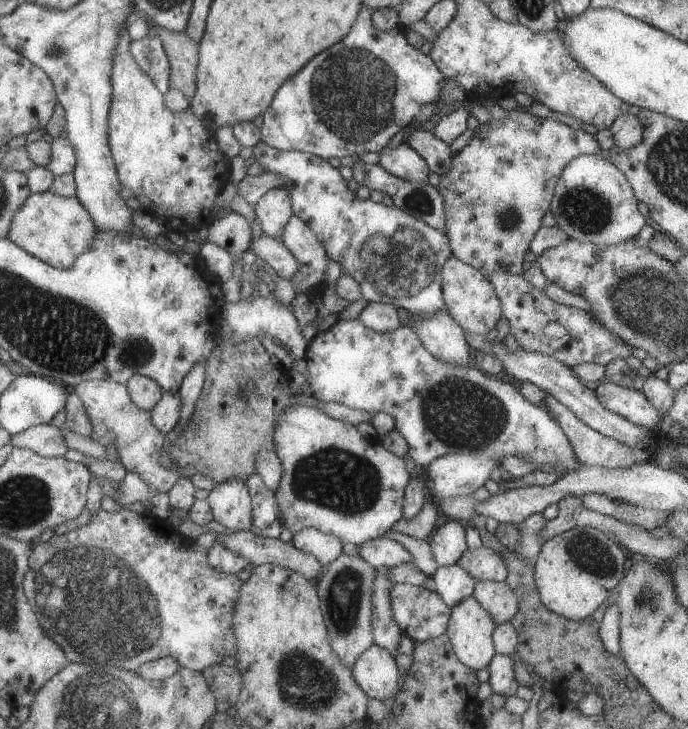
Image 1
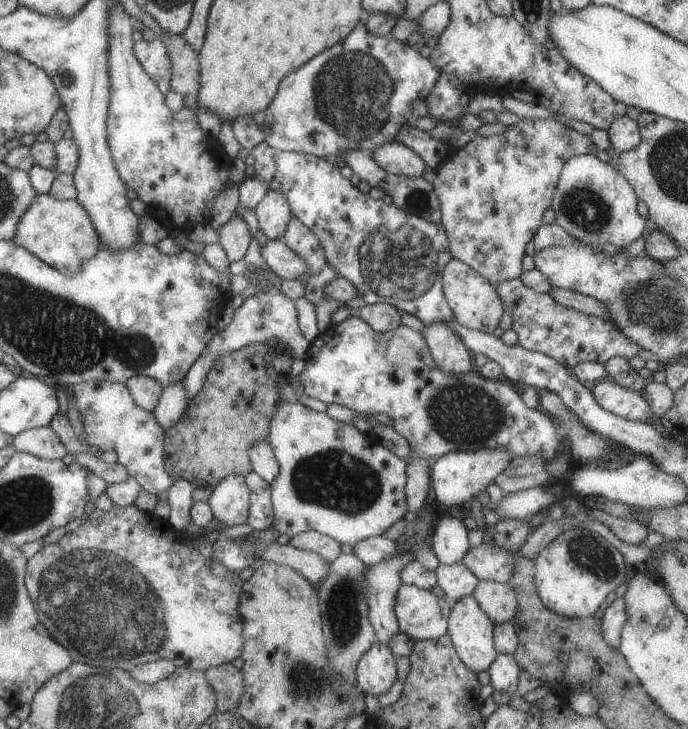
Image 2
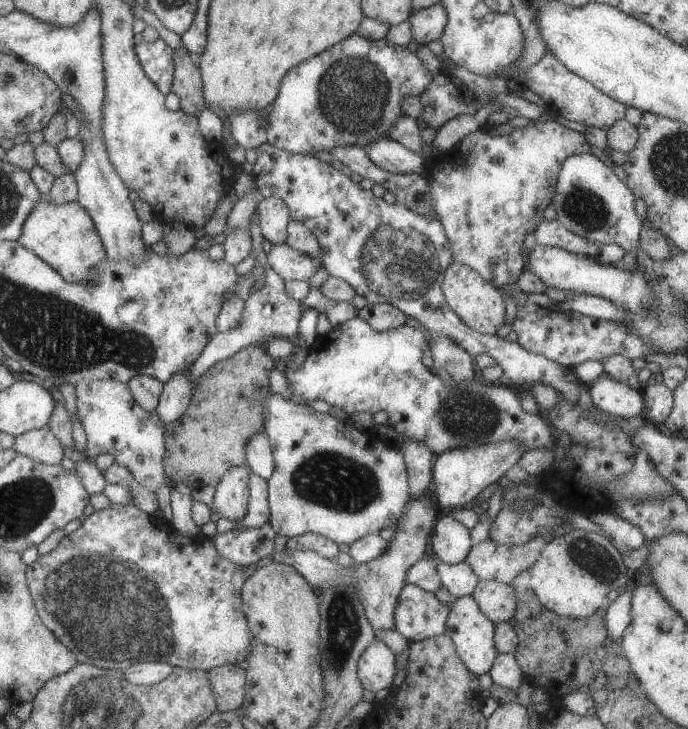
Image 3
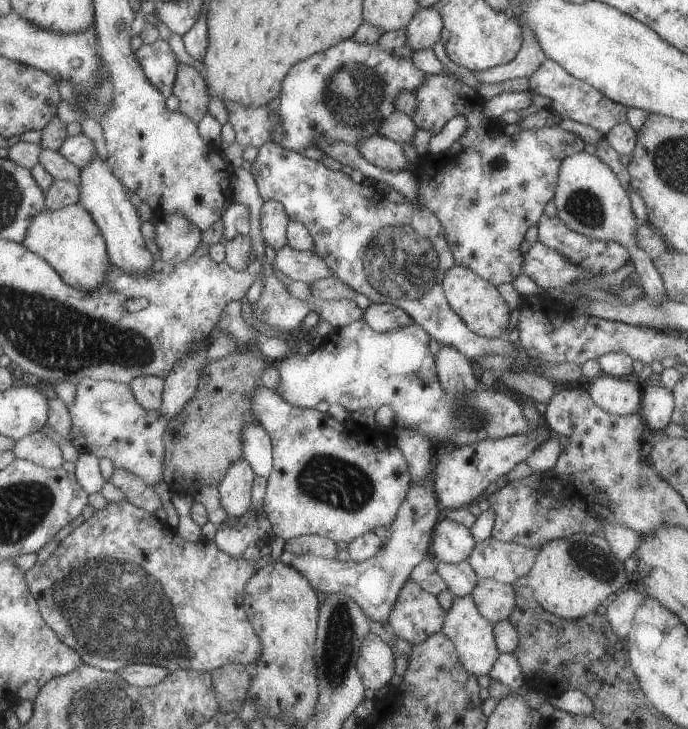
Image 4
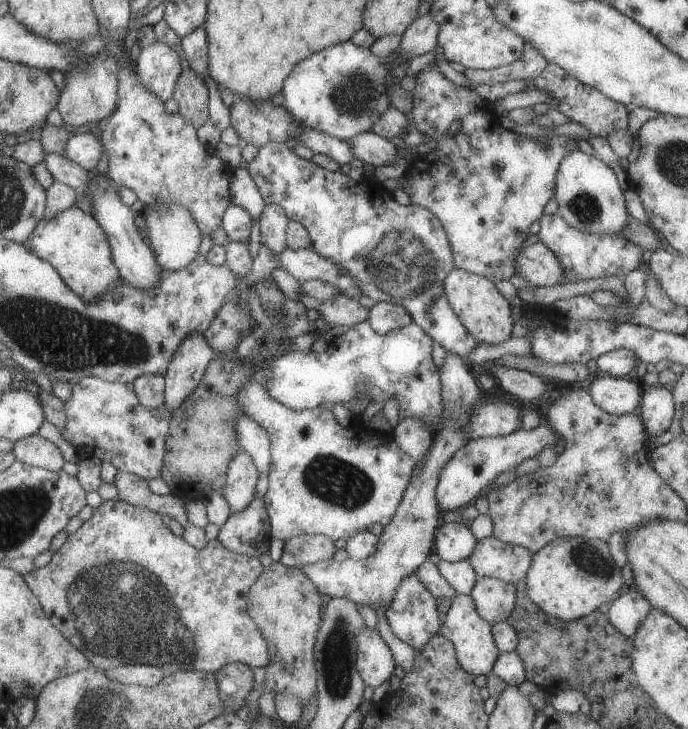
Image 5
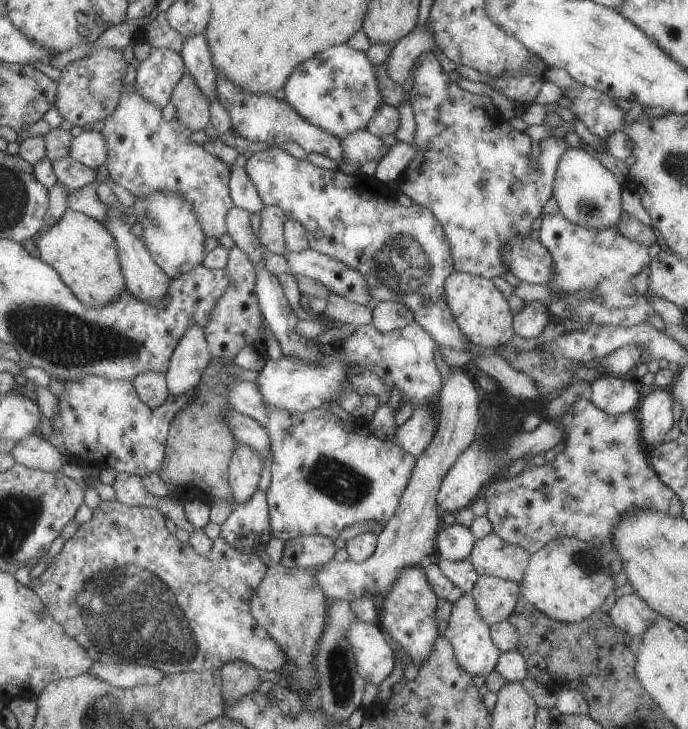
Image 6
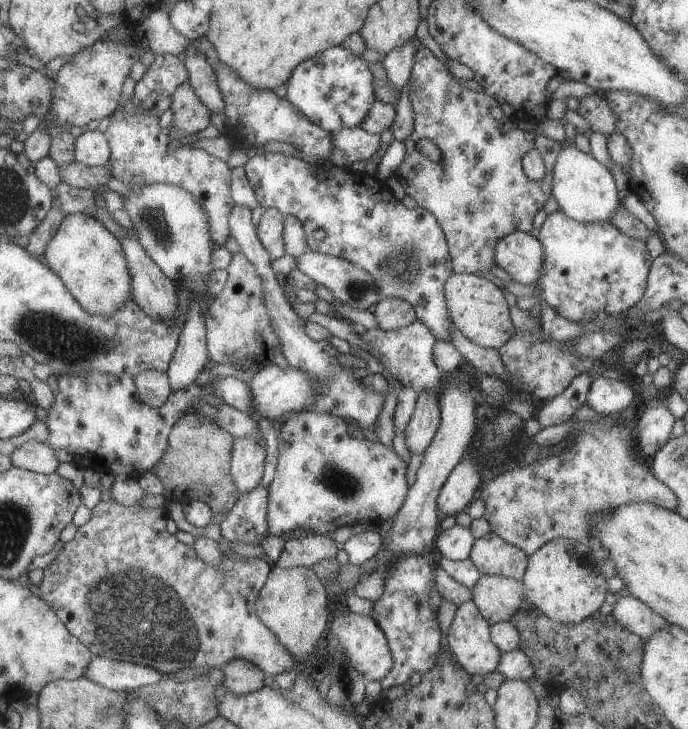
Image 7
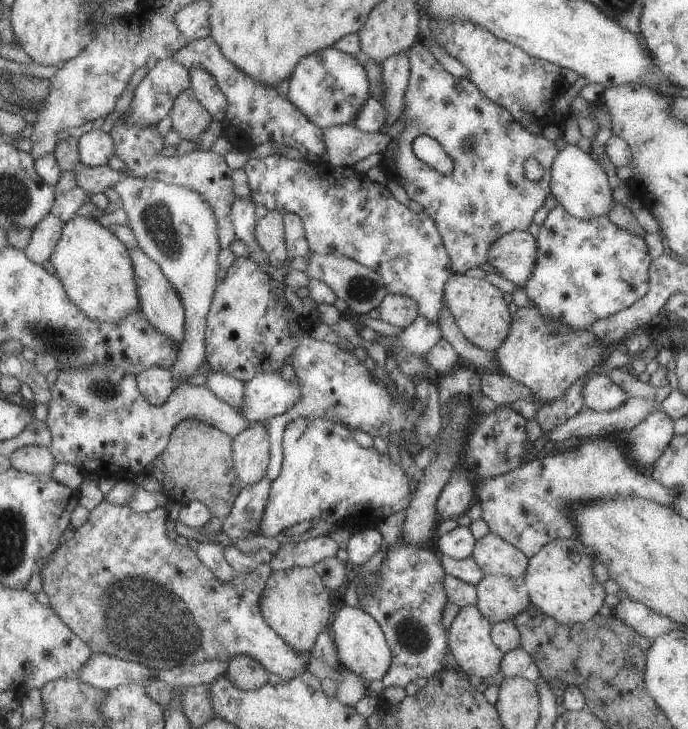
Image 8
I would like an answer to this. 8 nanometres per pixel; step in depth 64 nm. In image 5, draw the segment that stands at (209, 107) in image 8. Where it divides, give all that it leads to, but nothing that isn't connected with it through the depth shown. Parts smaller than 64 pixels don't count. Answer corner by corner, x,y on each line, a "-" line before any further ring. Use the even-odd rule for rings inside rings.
204,26
192,30
178,42
183,50
184,66
203,80
208,75
208,42

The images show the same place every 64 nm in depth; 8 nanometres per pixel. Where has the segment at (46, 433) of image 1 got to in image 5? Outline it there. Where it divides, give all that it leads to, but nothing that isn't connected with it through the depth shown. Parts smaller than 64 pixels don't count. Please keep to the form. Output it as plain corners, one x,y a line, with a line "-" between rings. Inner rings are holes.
37,433
16,440
11,452
15,460
48,471
58,471
64,463
57,446
53,442
43,439

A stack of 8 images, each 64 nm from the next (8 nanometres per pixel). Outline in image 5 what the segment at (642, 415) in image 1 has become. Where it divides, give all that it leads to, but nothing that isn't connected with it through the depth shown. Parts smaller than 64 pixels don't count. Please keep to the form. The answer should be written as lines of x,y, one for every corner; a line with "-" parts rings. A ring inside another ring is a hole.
601,373
592,377
585,387
591,400
612,415
637,413
644,389
640,382

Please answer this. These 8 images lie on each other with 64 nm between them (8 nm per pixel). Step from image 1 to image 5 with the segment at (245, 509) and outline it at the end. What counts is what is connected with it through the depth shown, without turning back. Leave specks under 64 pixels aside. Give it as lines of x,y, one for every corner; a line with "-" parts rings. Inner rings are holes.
239,448
228,462
226,481
221,490
231,512
242,511
251,502
255,494
258,473
252,458

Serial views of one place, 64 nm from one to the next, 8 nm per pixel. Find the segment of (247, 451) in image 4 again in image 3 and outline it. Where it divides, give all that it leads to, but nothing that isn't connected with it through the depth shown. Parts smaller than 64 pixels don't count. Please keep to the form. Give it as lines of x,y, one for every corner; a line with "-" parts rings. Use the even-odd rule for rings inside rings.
259,431
248,436
245,443
246,464
250,472
267,480
274,469
274,458
268,436

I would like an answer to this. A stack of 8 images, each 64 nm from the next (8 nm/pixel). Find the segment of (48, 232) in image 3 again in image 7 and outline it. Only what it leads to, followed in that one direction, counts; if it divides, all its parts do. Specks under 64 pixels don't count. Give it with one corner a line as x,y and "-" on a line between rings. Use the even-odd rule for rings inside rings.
83,213
64,216
46,244
44,257
47,267
61,279
77,304
90,315
108,317
125,304
130,304
130,276
121,243
95,217

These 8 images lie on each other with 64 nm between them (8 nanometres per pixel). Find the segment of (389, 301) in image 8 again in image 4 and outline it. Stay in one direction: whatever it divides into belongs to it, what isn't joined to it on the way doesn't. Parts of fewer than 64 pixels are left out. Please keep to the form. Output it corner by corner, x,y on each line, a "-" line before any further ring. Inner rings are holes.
370,303
363,311
362,319
378,333
413,323
413,319
404,310
389,303

